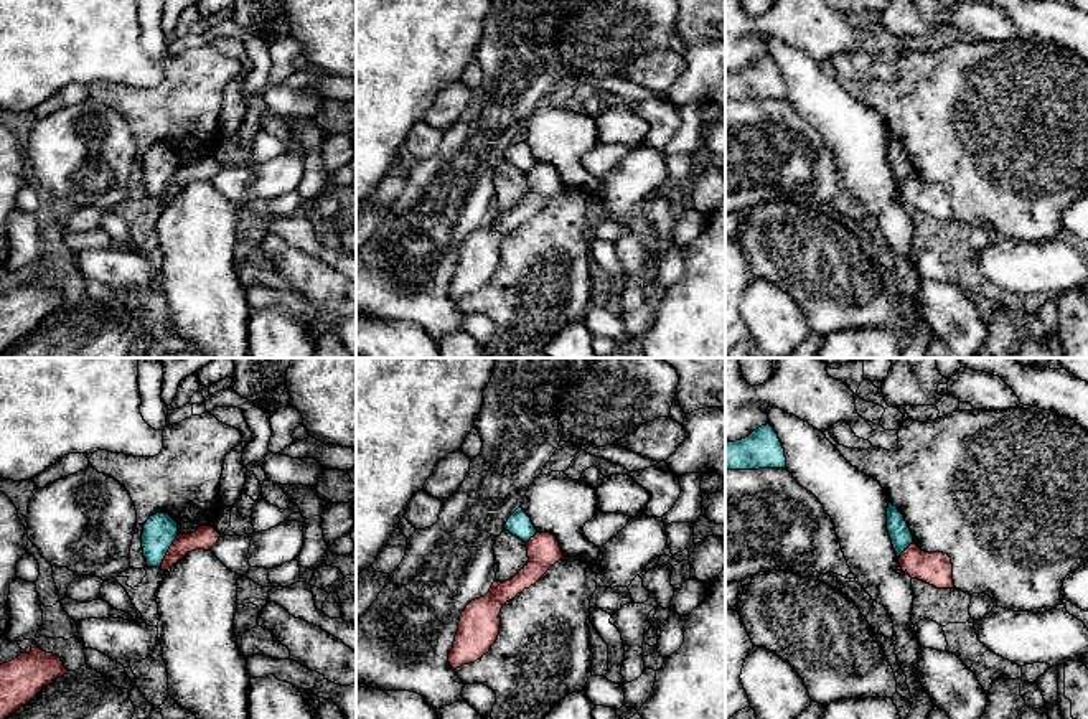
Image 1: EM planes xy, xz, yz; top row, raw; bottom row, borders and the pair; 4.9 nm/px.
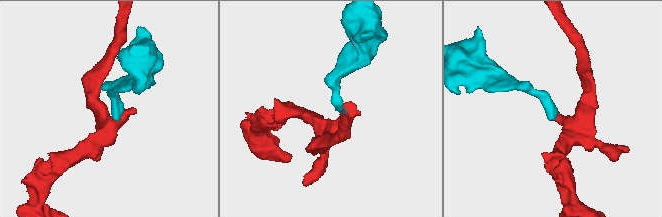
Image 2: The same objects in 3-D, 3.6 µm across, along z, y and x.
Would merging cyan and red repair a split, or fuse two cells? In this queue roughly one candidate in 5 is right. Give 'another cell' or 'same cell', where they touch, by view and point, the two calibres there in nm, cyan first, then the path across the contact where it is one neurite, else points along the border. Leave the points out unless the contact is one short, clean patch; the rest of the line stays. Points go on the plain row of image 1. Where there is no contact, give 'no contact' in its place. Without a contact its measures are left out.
another cell; meets cyan in xy at (167, 182); 160 nm thick on the cyan side, 110 nm on the other; border along xy (178, 165), (160, 198)

